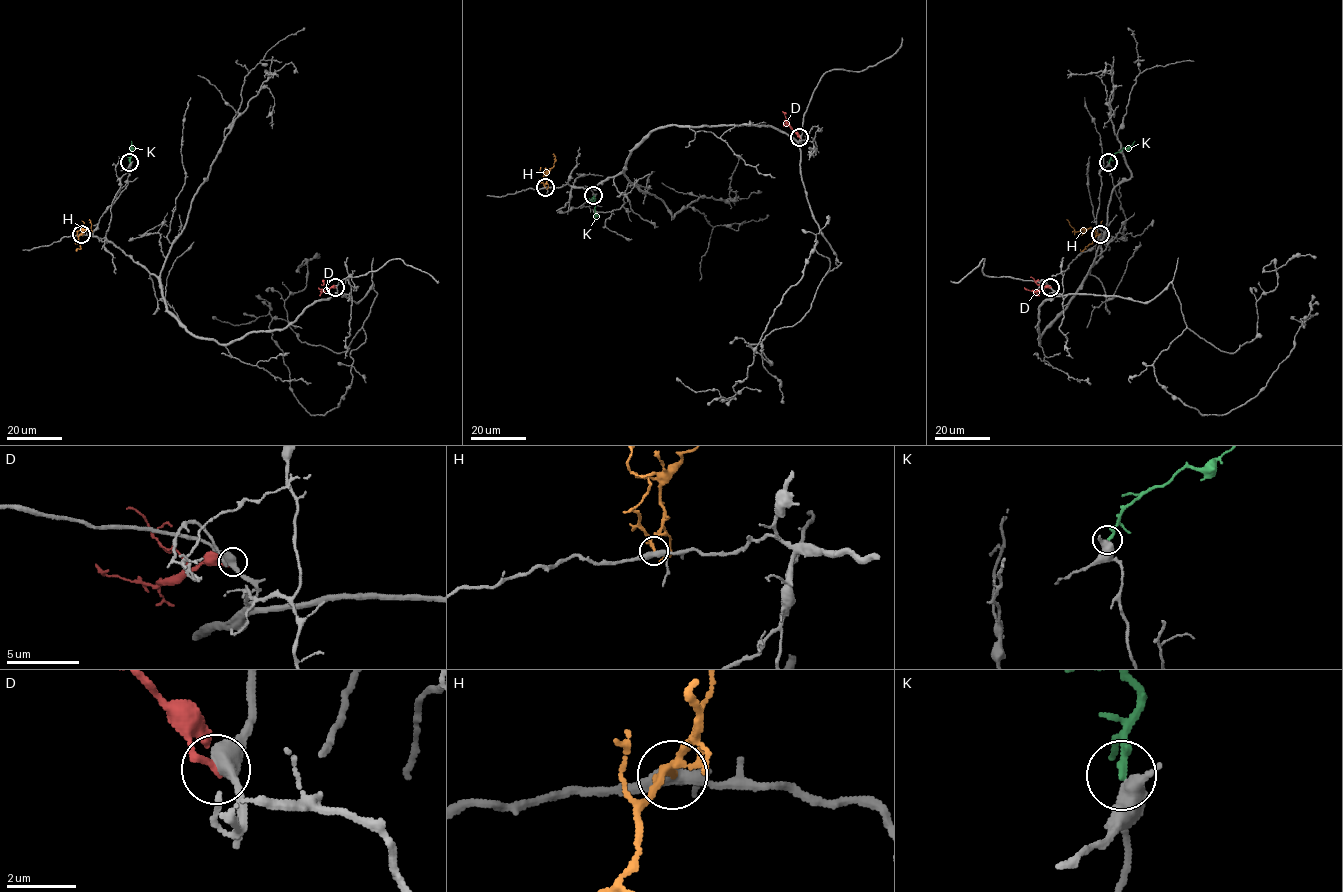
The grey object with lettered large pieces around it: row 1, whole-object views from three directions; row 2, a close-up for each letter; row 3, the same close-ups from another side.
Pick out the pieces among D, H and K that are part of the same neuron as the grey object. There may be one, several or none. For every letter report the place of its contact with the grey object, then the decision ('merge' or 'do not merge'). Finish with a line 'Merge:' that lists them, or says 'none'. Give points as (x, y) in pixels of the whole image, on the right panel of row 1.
D: meets grey at (1050, 287); do not merge
H: meets grey at (1100, 234); do not merge
K: meets grey at (1108, 162); do not merge
Merge: none

